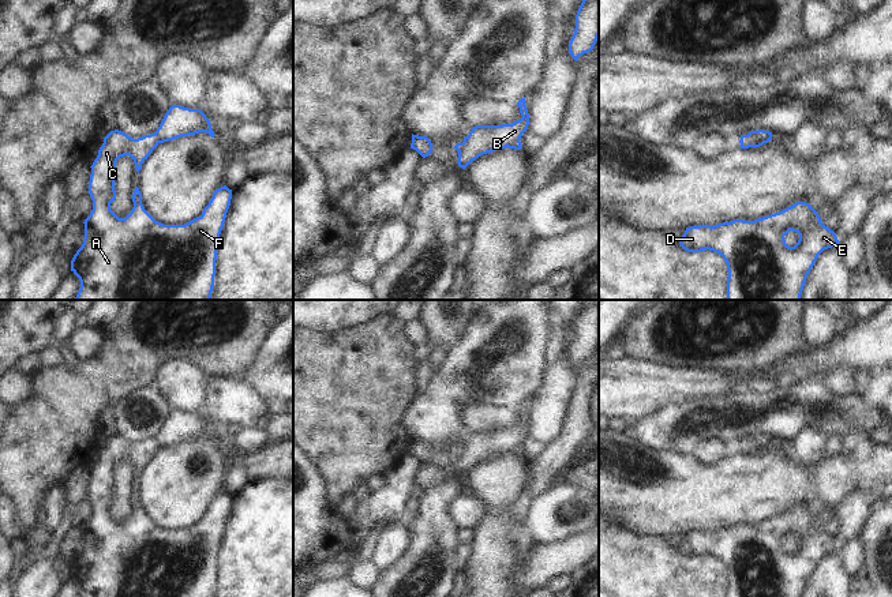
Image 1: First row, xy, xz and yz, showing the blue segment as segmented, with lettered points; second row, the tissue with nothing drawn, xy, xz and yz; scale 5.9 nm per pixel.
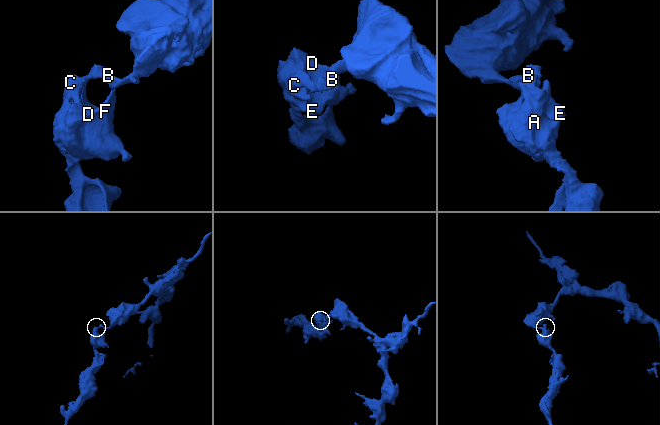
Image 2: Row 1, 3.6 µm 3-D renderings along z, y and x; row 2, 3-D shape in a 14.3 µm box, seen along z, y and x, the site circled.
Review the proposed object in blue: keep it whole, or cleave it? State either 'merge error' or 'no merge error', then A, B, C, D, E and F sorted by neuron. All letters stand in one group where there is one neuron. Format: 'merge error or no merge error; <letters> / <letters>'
merge error; A C D E F / B

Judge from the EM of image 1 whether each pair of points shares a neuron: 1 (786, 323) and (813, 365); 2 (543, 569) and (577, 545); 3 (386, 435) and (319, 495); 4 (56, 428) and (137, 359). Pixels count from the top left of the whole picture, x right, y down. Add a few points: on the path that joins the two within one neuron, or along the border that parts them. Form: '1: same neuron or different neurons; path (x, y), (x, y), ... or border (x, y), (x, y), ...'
1: different neurons; border (809, 348), (799, 355), (787, 357), (782, 363)
2: same neuron; path (551, 560), (569, 554)
3: different neurons; border (311, 460), (321, 470), (332, 502), (337, 506)
4: same neuron; path (77, 408), (104, 380), (116, 372)

